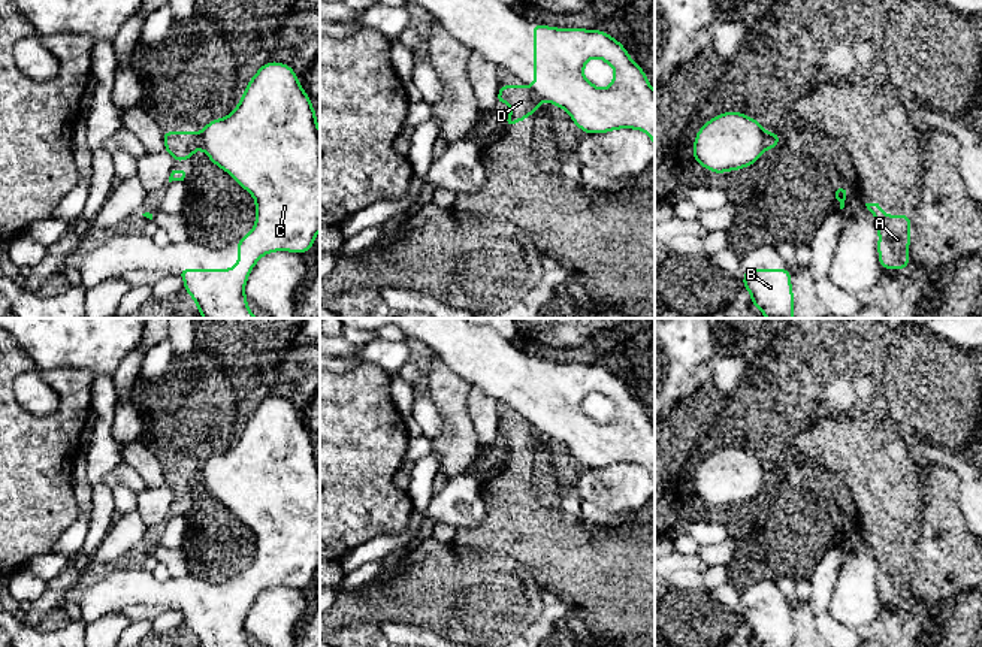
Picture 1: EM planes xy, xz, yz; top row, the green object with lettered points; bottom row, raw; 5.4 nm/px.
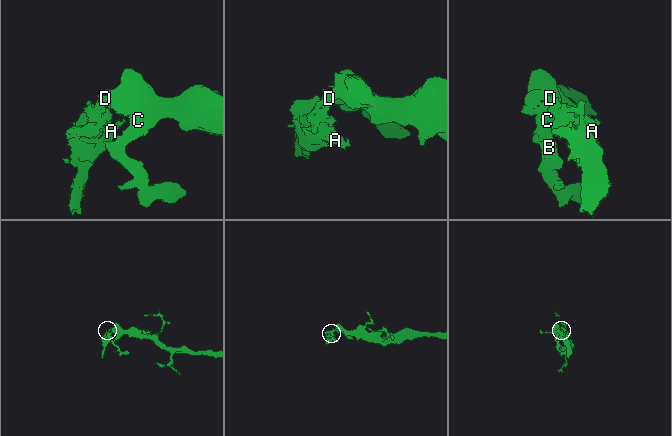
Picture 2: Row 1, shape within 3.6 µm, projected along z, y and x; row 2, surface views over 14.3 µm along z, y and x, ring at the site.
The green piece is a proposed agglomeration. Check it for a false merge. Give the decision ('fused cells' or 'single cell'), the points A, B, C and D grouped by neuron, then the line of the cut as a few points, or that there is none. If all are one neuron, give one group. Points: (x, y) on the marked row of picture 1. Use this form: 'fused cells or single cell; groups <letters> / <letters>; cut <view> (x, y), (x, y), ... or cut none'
fused cells; groups A D / B C; cut xy (201, 132), (202, 148)

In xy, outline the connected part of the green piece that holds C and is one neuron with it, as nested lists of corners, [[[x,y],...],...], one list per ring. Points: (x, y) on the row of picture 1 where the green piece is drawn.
[[[278,61],[263,64],[250,79],[233,112],[205,126],[202,151],[254,197],[257,218],[253,230],[238,241],[235,266],[229,269],[179,269],[184,290],[193,297],[203,318],[259,318],[250,311],[245,296],[245,284],[256,263],[275,251],[303,256],[312,248],[320,232],[320,130],[311,99],[294,70]]]

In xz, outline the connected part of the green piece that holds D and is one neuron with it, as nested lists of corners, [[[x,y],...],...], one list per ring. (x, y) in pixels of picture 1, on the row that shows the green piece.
[[[523,84],[501,85],[496,103],[510,105],[510,117],[504,124],[513,127],[517,121],[525,121],[529,115],[535,114],[543,100],[529,85]]]

